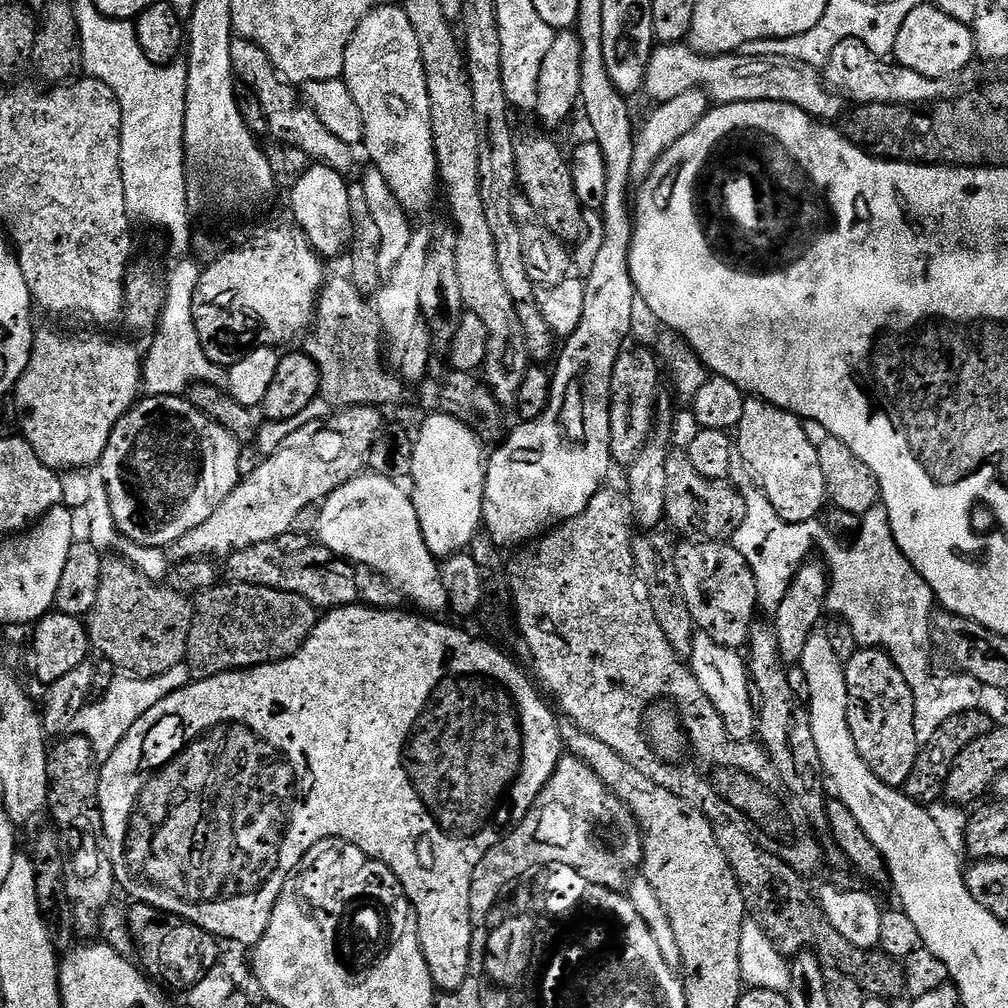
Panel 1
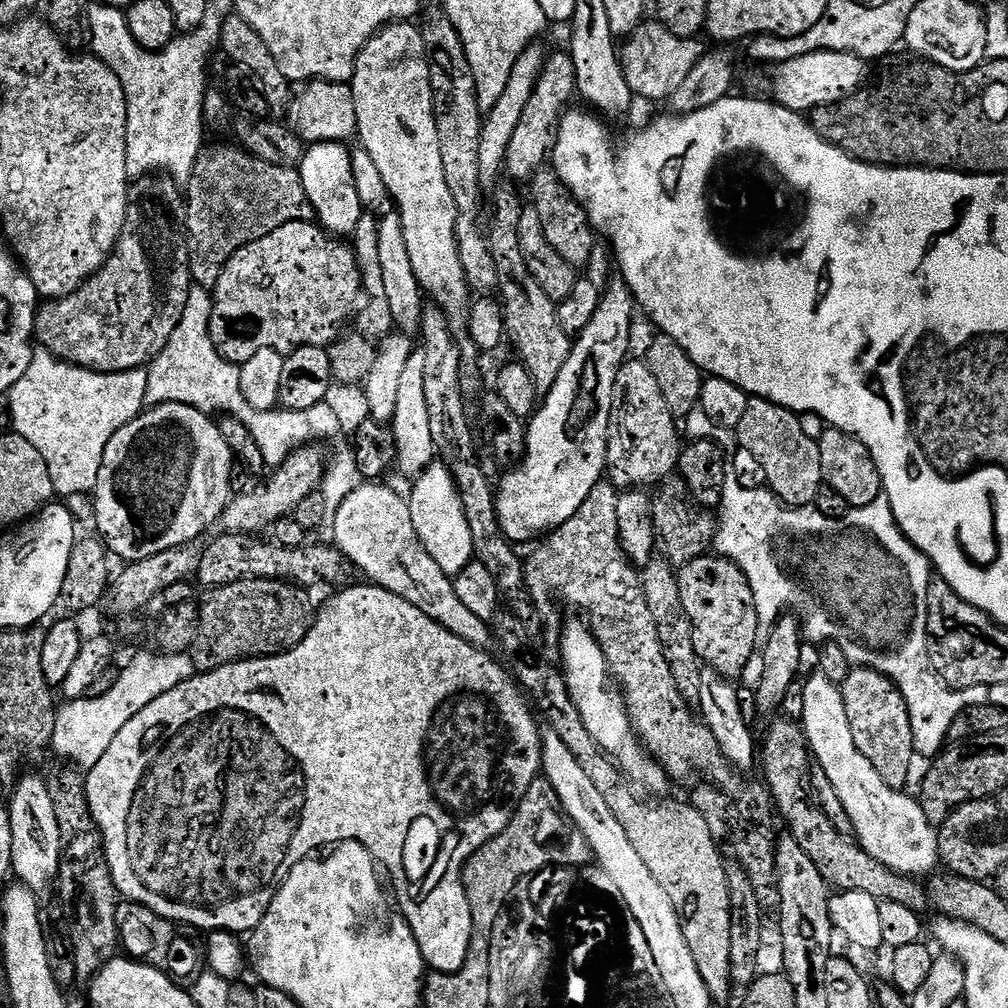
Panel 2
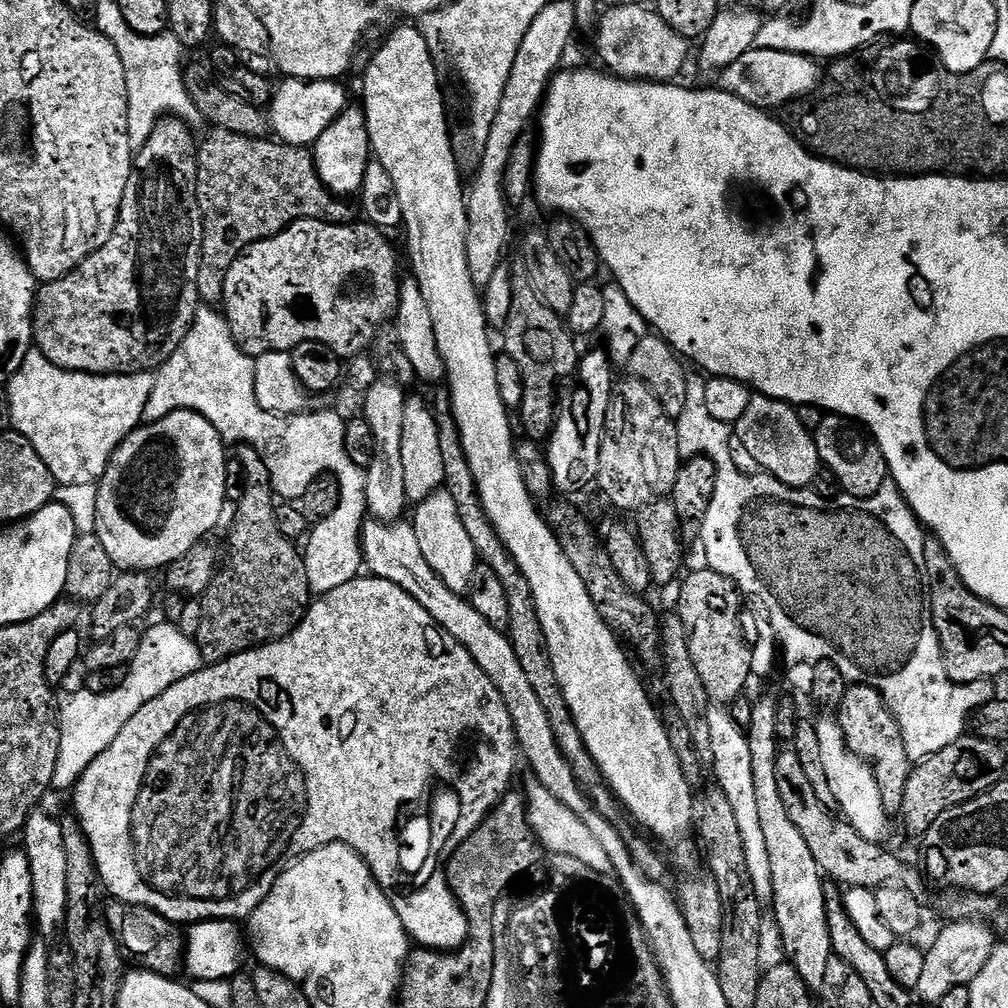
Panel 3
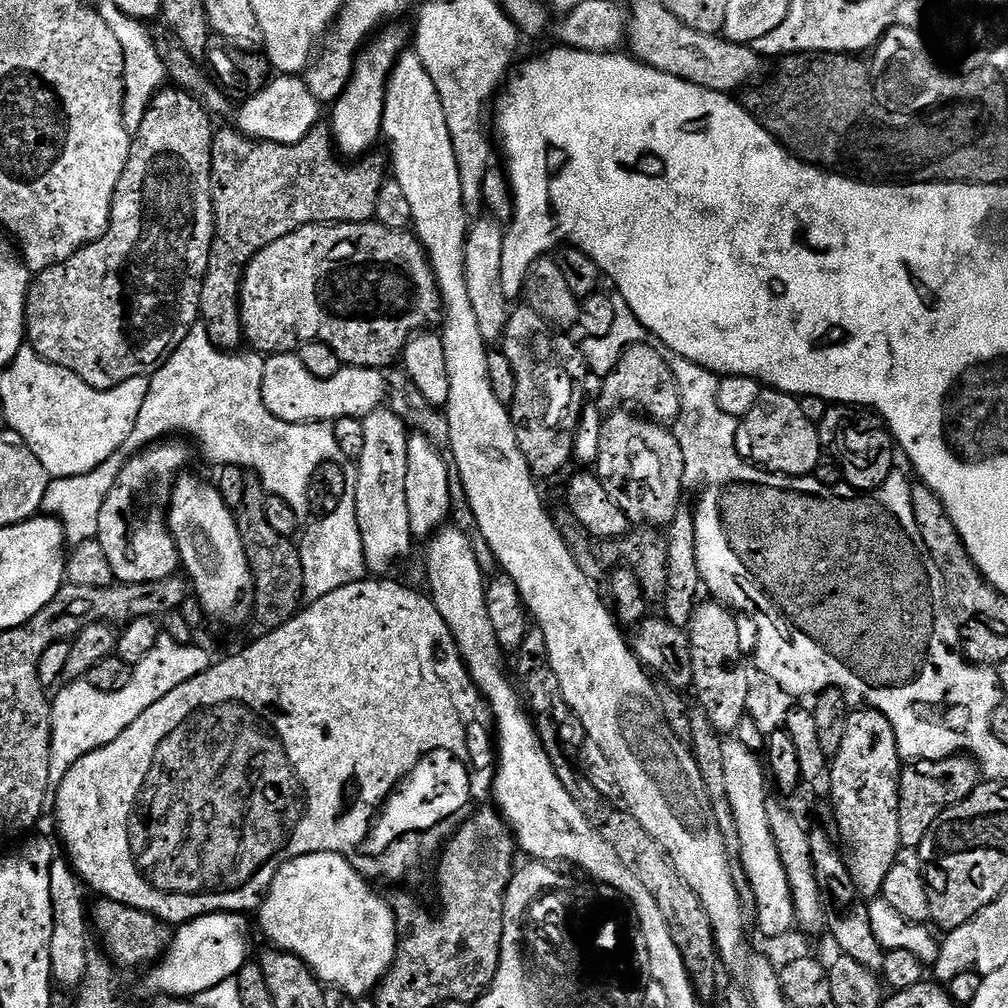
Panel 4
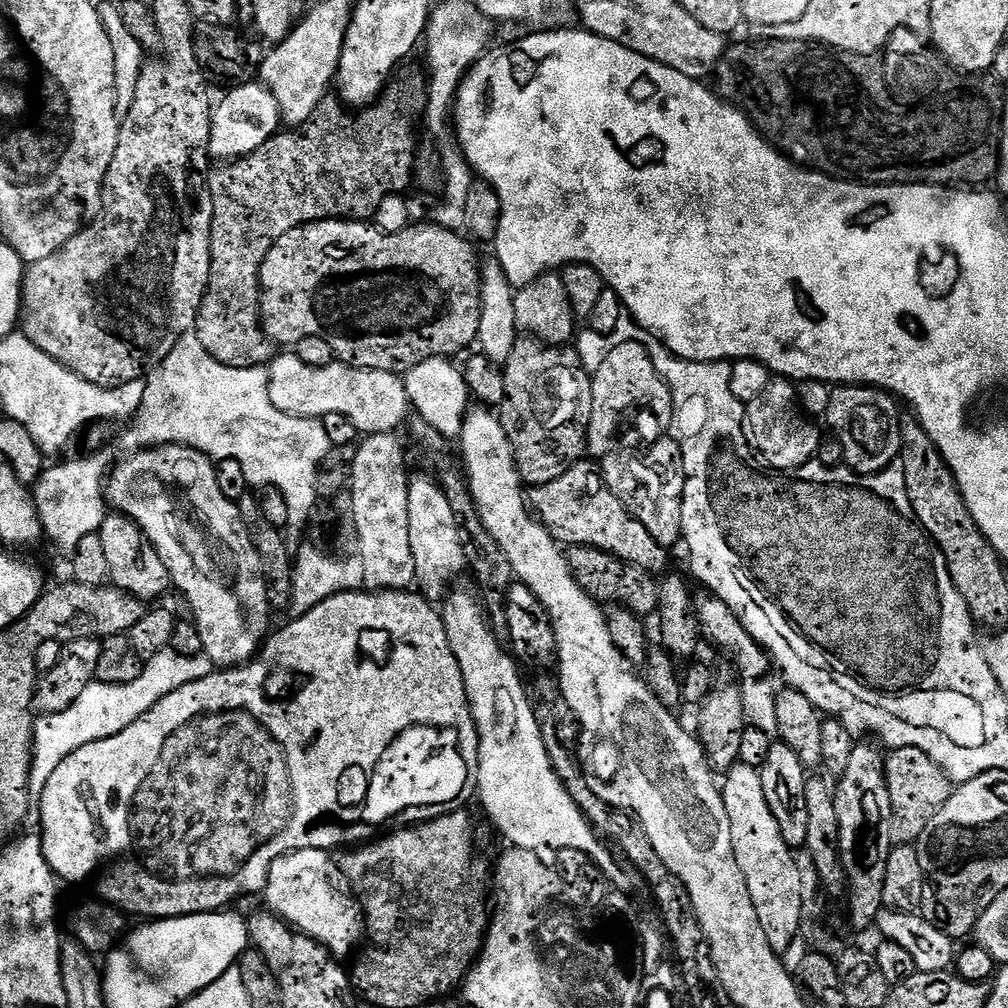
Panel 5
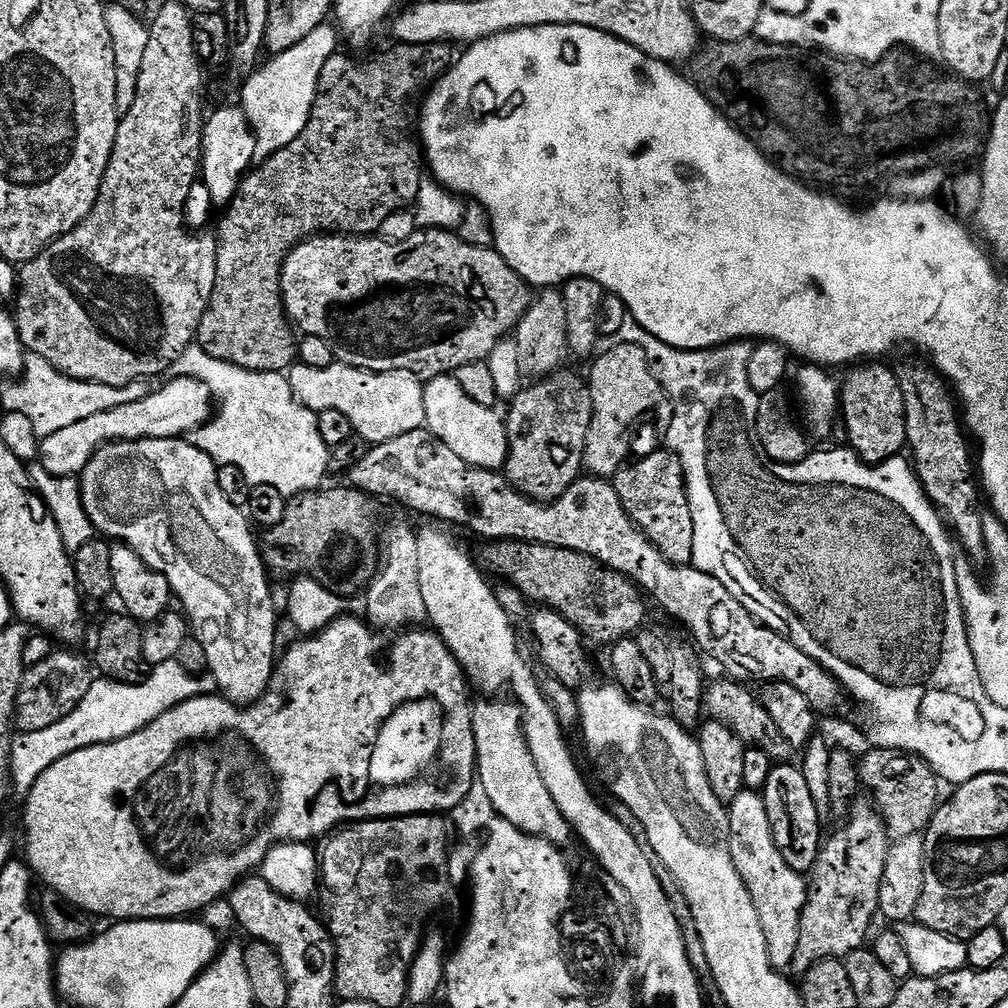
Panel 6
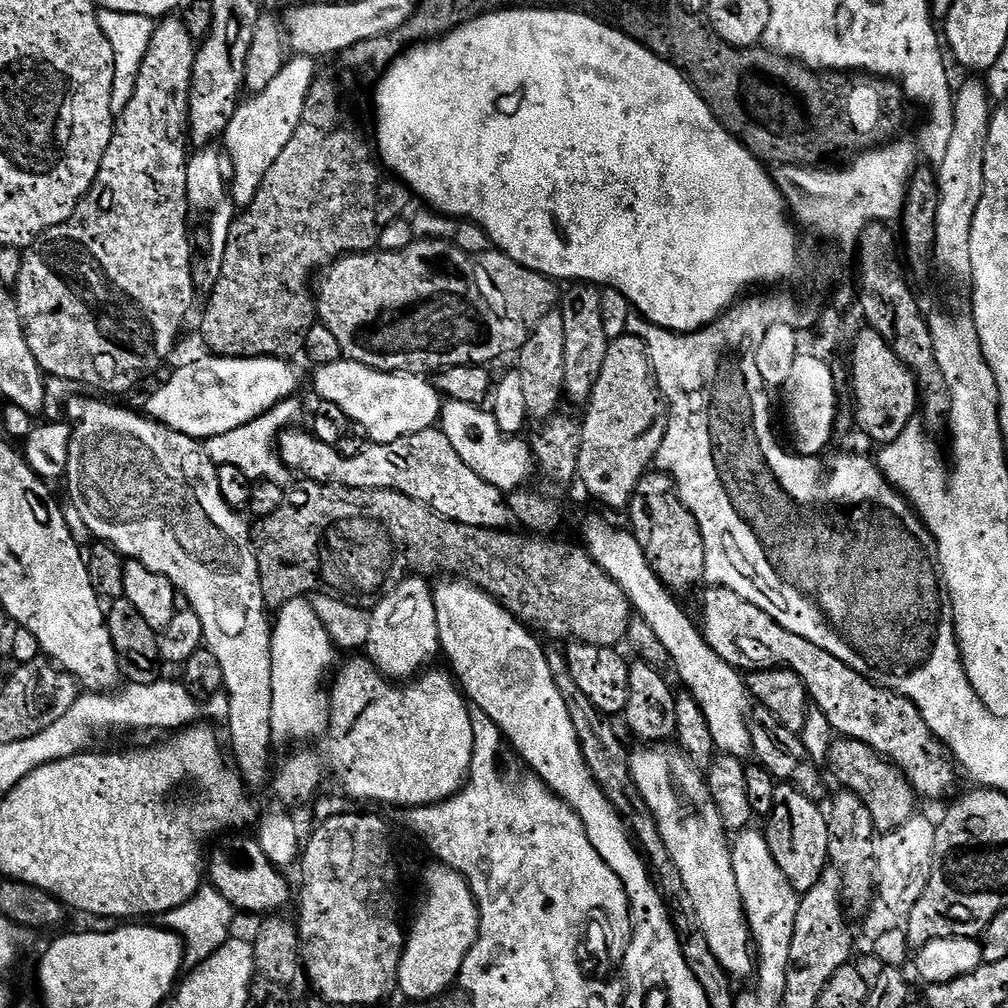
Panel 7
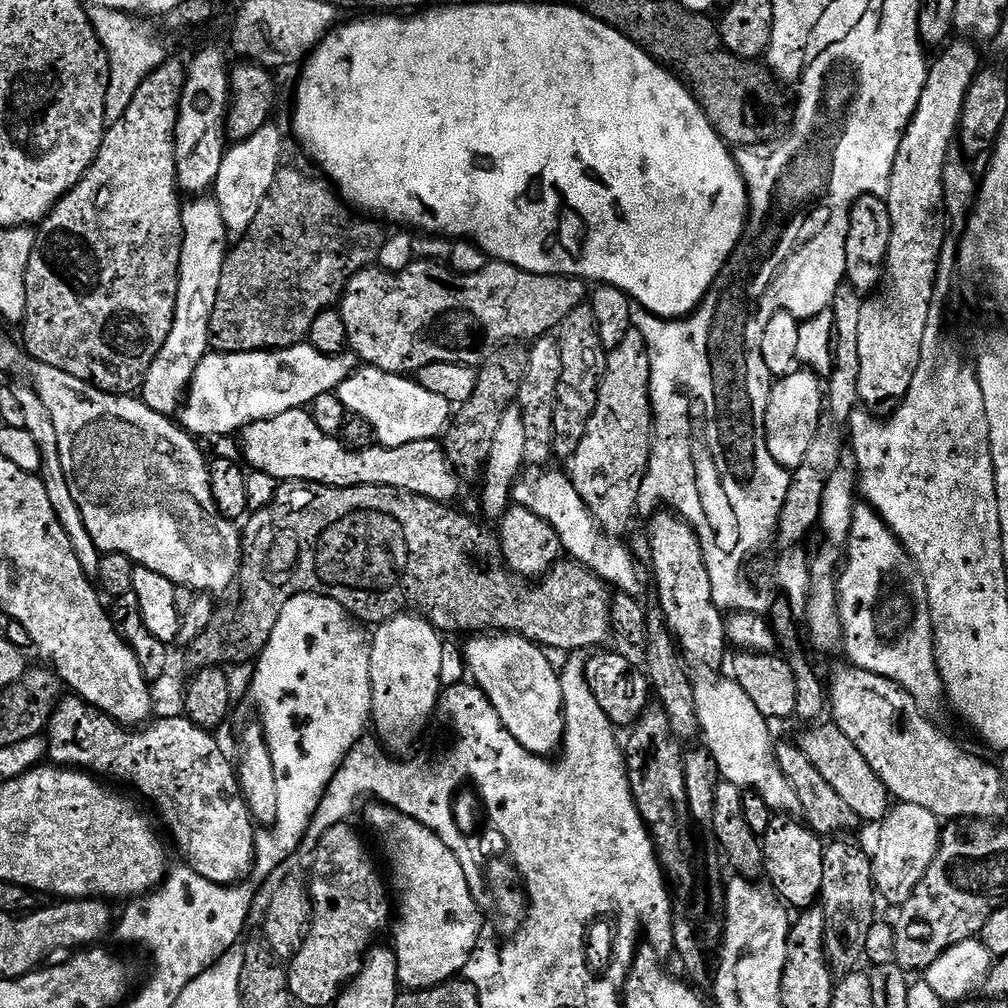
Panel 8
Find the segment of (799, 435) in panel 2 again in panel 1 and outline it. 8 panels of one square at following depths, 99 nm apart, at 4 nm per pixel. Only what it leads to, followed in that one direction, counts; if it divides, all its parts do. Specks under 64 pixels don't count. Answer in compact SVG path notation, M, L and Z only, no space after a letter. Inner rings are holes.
M748 398L744 401L742 410L742 422L734 429L734 448L742 459L748 463L748 468L757 476L758 487L764 493L764 497L774 506L778 518L782 518L791 524L817 519L828 500L826 490L826 478L822 478L822 465L818 463L818 447L808 437L805 421L796 413L786 408L774 406L768 400Z

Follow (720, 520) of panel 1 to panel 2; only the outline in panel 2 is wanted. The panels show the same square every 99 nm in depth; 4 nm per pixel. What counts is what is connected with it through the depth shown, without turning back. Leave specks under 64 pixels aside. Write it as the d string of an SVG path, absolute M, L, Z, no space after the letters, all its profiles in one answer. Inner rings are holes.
M678 474L669 476L655 489L652 497L652 509L654 510L654 526L656 527L659 551L662 553L663 559L669 560L673 566L683 566L694 562L713 547L716 538L717 517L709 509L700 507L700 503L692 497L686 482Z

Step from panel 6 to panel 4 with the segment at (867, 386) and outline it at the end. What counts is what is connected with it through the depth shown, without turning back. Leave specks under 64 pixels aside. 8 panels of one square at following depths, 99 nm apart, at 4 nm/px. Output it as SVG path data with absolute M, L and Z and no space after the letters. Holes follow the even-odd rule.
M832 406L824 417L819 417L820 442L825 453L828 452L840 463L844 480L849 489L860 494L875 492L886 482L892 471L892 464L898 457L898 448L884 419L875 411L860 406Z

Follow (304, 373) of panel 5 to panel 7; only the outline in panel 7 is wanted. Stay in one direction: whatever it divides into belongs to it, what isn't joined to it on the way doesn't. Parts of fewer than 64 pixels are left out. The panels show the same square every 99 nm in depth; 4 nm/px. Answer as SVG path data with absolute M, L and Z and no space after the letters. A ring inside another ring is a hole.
M342 358L333 364L321 364L316 371L315 395L326 402L334 402L334 406L342 406L353 425L359 426L365 437L373 444L394 442L398 438L406 438L410 434L418 434L422 430L433 427L440 419L442 397L436 391L435 383L420 374L402 372L379 372L365 364Z

